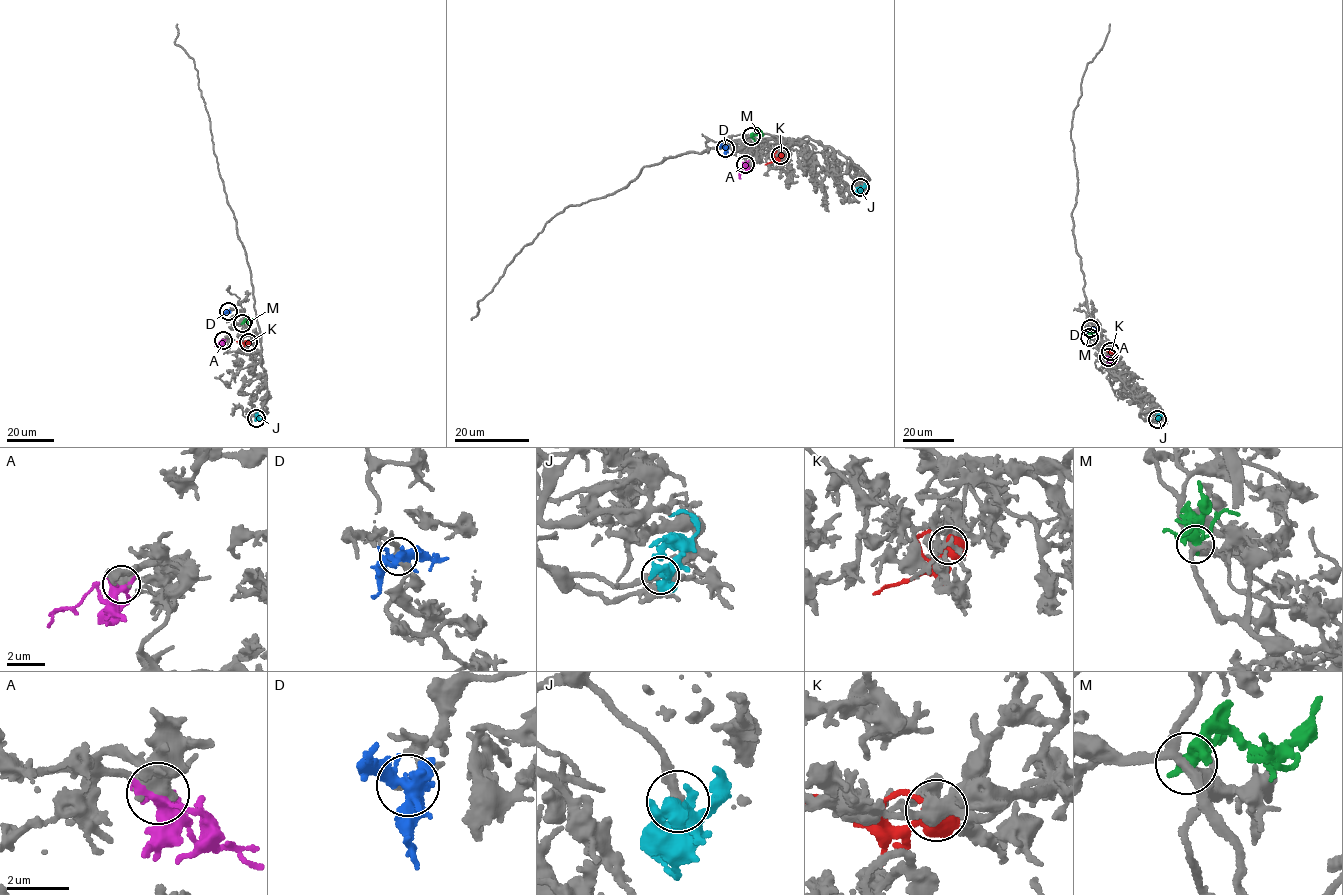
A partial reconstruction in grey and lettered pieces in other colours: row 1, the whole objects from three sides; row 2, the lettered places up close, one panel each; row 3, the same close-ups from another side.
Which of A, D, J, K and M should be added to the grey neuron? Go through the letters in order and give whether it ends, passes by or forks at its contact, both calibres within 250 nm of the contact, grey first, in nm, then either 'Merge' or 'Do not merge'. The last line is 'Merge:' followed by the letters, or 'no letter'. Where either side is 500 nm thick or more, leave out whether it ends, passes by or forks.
A: Thickness 700 nm (grey) against 360 nm. Do not merge
D: It forks there. Thickness 240 nm (grey) against 440 nm. Merge
J: It passes by. Thickness 320 nm (grey) against 400 nm. Merge
K: Thickness 440 nm (grey) against 500 nm. Do not merge
M: It passes by. Thickness 260 nm (grey) against 400 nm. Do not merge
Merge: D, J

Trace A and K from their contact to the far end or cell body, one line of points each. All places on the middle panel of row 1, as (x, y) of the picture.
A: (745, 164), (740, 170), (740, 179)
K: (779, 155), (765, 165)

